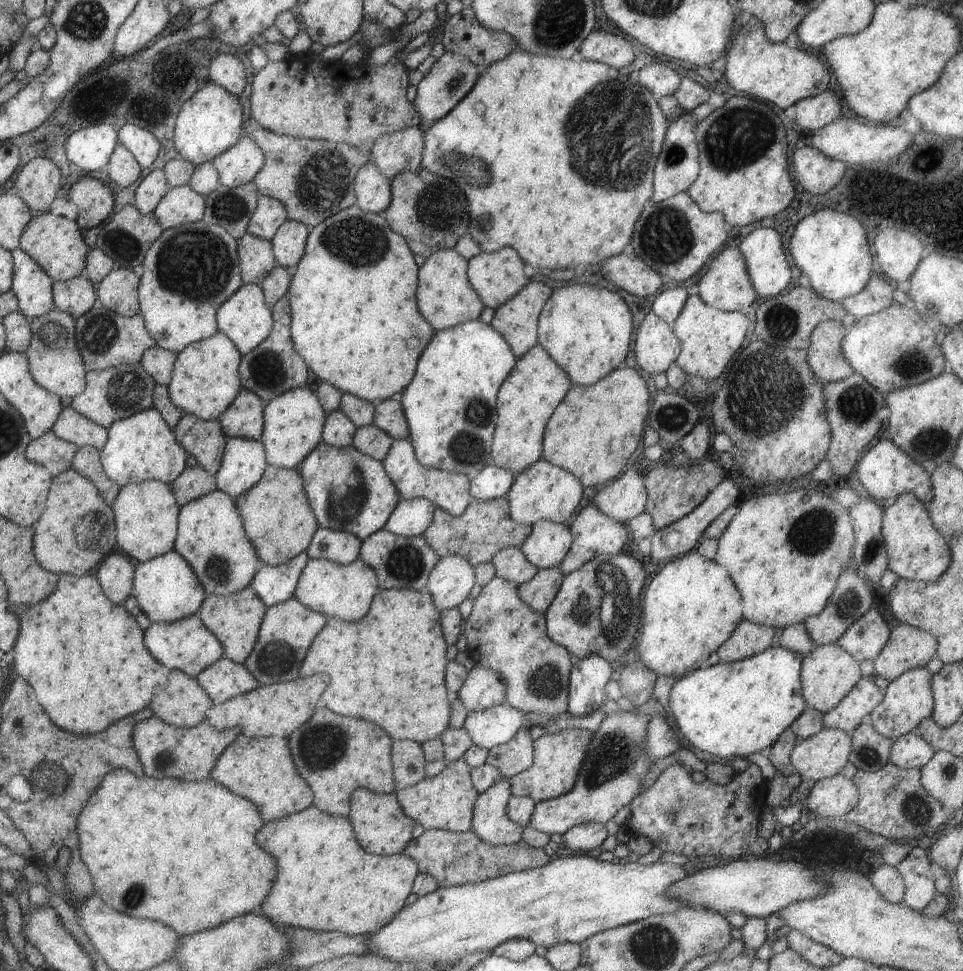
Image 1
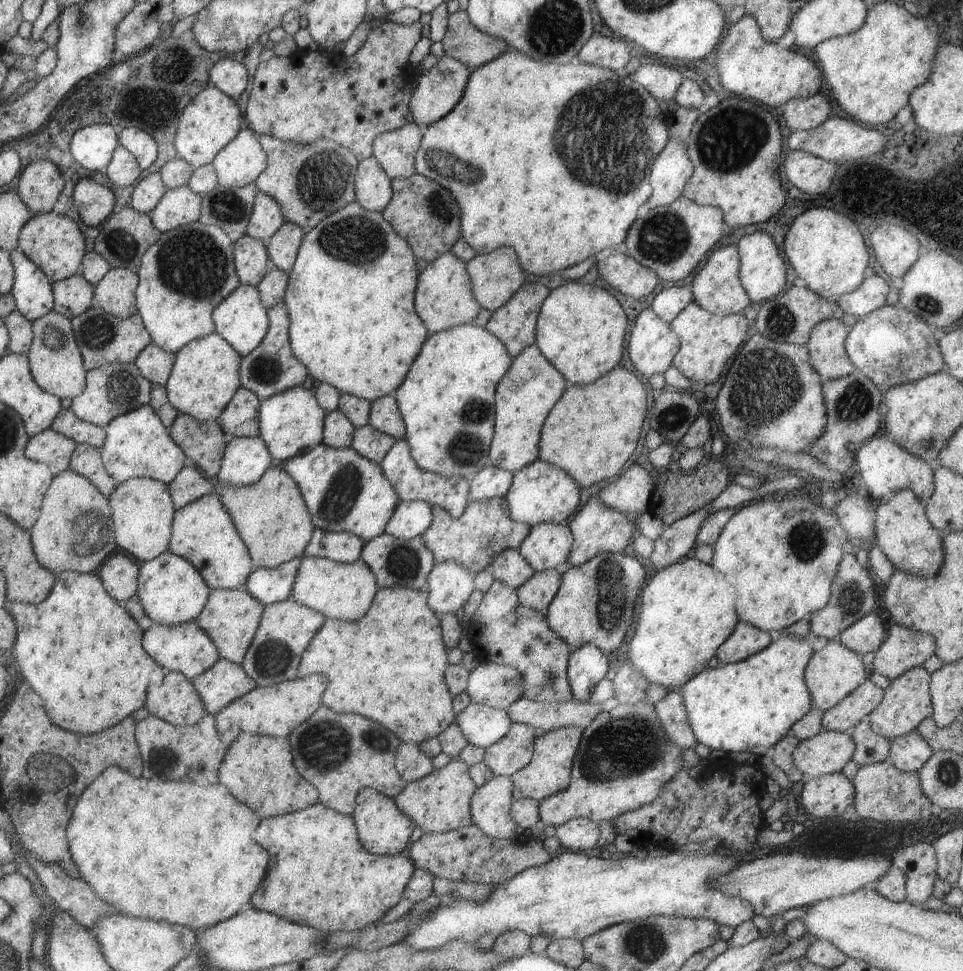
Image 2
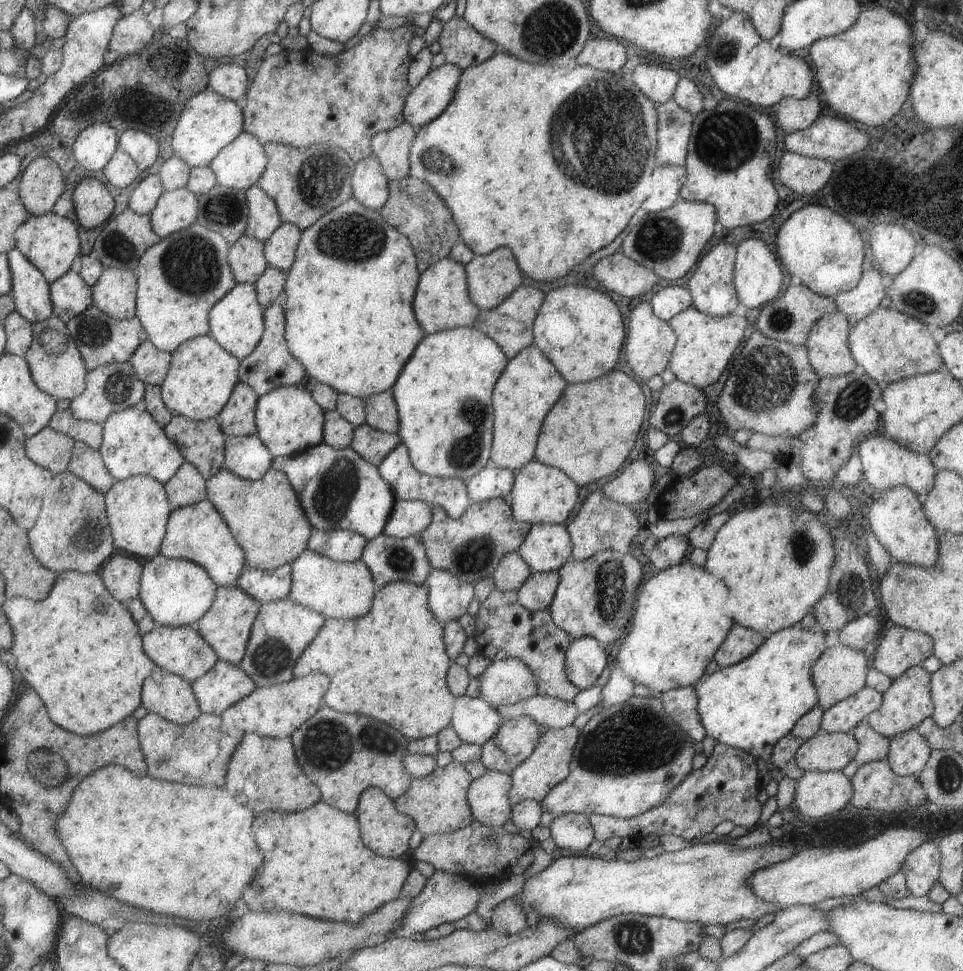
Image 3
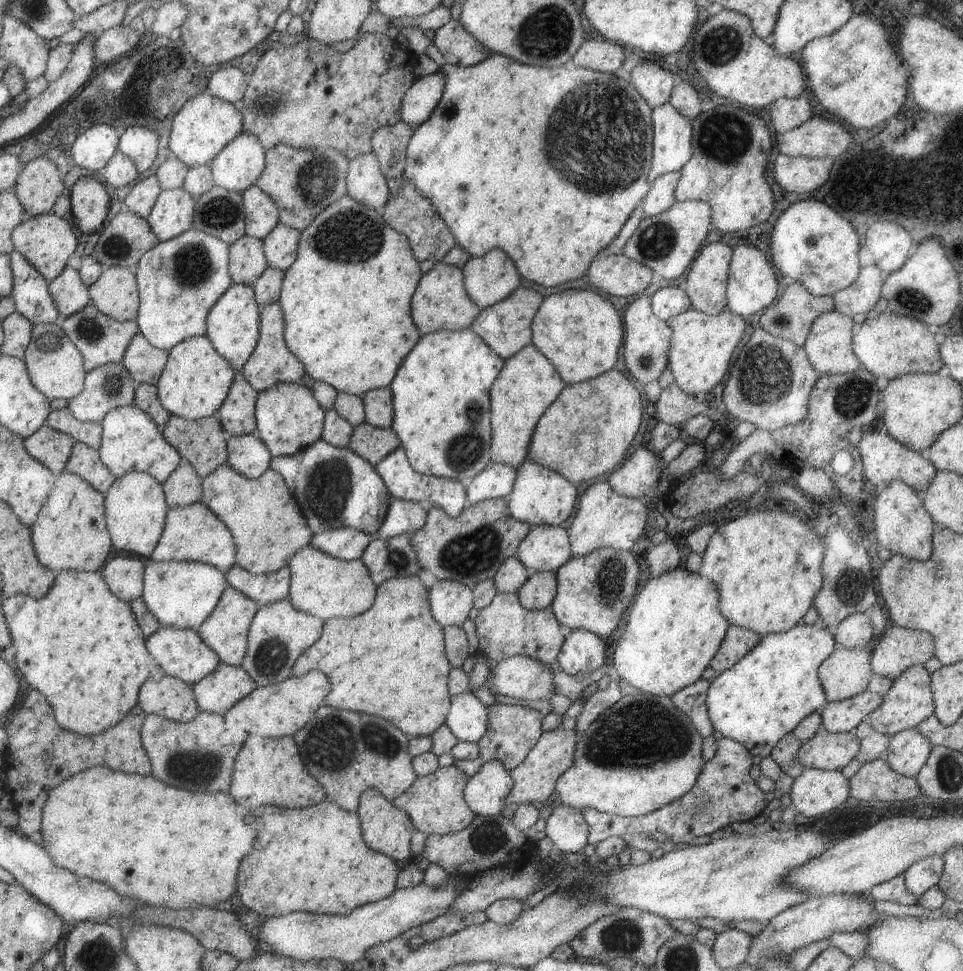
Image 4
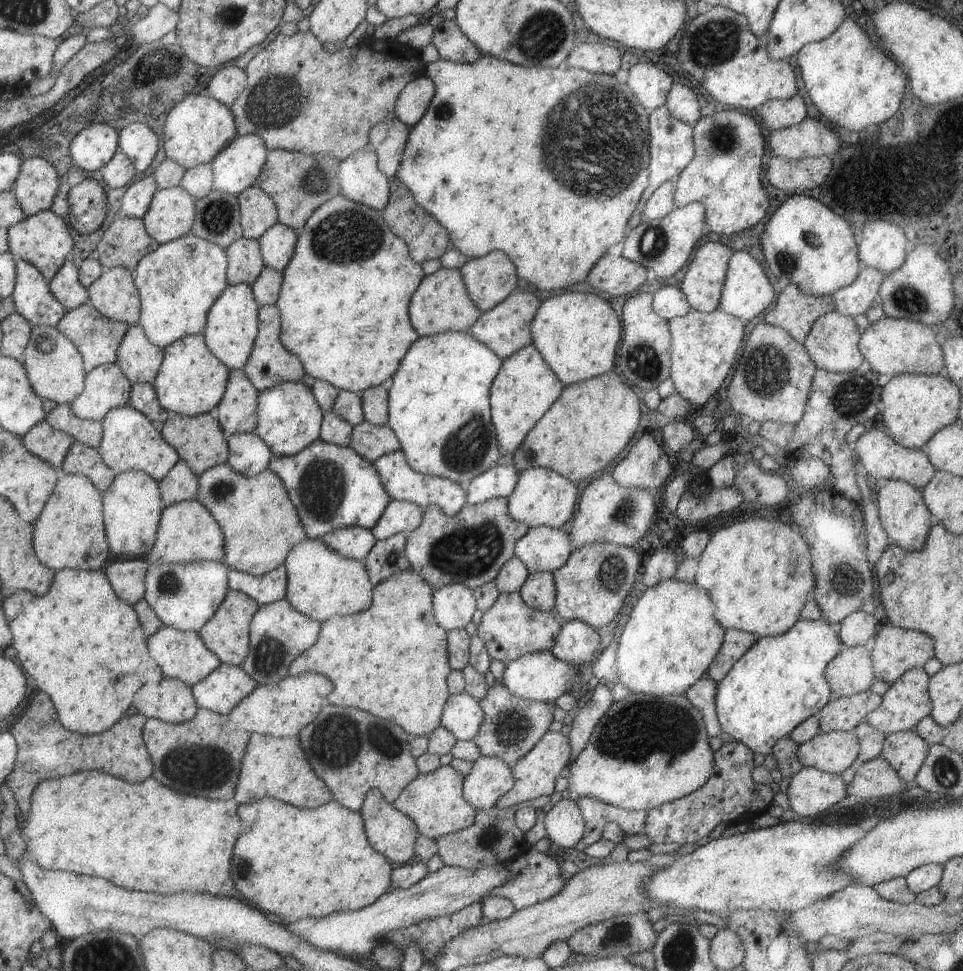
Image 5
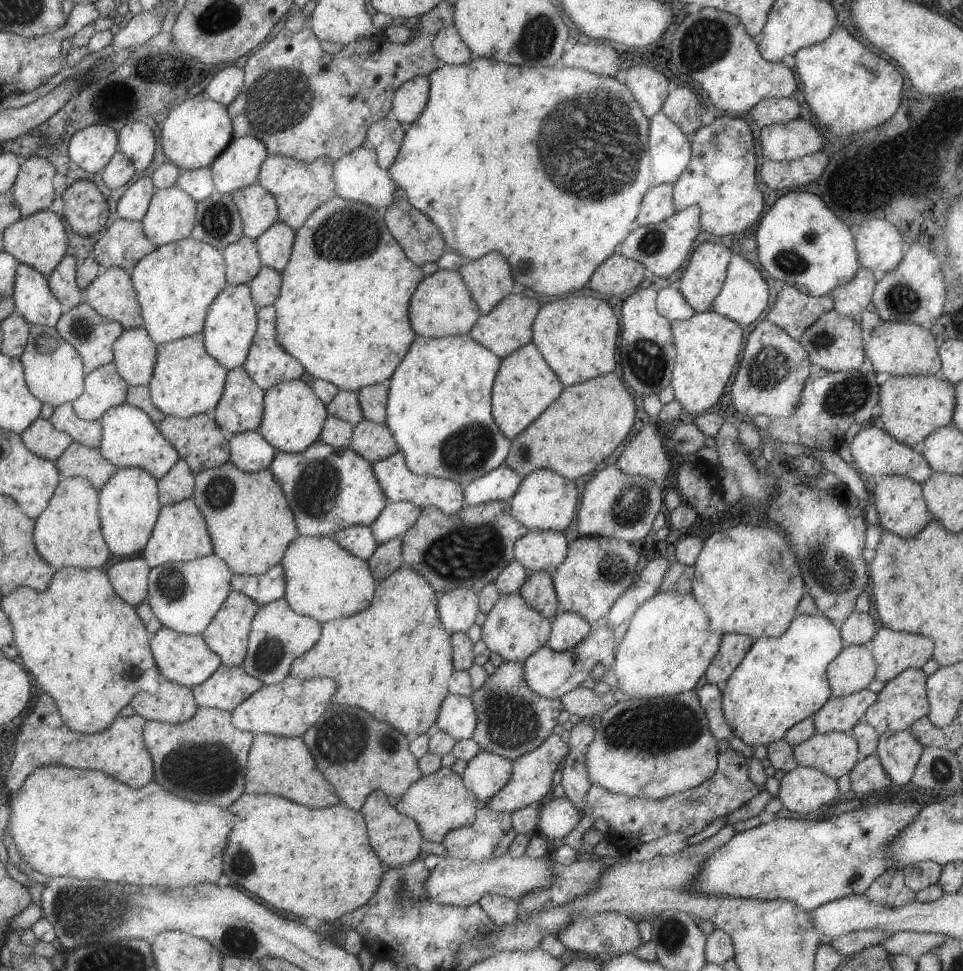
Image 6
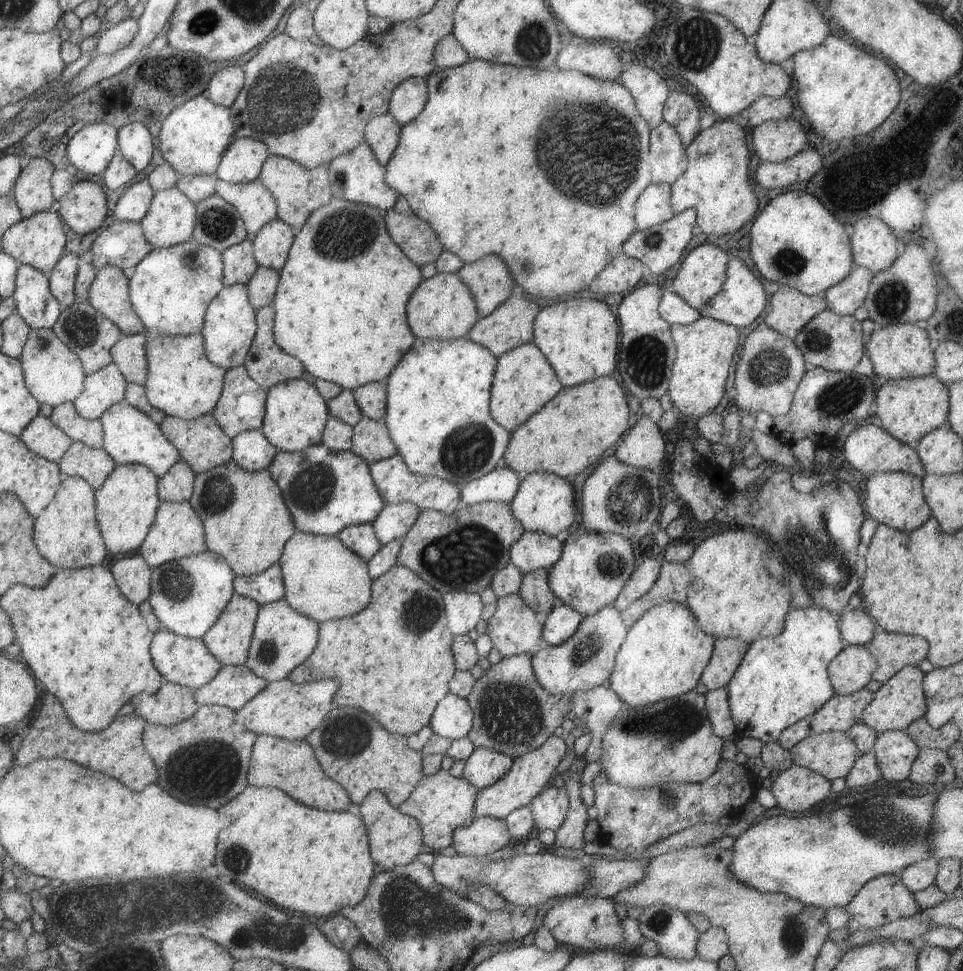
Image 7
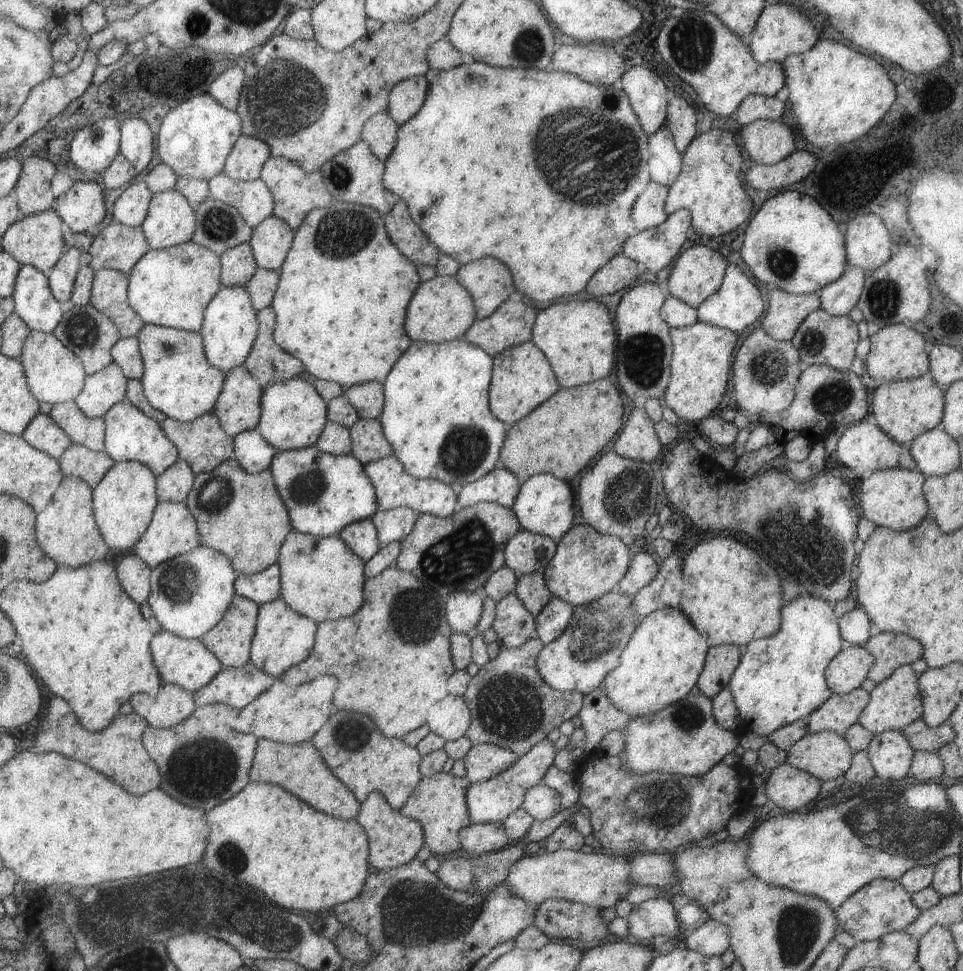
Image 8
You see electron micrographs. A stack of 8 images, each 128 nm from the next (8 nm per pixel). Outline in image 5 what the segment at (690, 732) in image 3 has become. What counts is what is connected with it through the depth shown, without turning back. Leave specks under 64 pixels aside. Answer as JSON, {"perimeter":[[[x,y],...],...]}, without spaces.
{"perimeter":[[[699,678],[683,694],[701,712],[709,737],[719,736],[722,732],[714,703],[716,688],[717,683],[714,680]]]}

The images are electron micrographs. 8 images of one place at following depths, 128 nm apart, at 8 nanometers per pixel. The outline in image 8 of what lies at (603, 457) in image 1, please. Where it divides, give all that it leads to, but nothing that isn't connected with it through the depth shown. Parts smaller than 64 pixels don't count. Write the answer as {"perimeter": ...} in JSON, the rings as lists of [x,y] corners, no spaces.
{"perimeter":[[[608,378],[573,388],[560,387],[545,402],[507,427],[498,459],[517,477],[520,485],[539,473],[549,473],[569,482],[616,436],[615,432],[621,428],[621,416],[621,398]]]}

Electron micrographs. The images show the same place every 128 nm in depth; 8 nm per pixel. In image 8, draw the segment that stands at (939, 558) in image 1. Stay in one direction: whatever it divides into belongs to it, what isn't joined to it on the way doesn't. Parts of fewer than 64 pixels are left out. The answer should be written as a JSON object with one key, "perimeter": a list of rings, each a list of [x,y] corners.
{"perimeter":[[[903,468],[883,469],[861,480],[859,486],[860,516],[876,526],[893,531],[907,531],[919,525],[928,515],[928,505],[922,494],[924,477],[921,472]]]}

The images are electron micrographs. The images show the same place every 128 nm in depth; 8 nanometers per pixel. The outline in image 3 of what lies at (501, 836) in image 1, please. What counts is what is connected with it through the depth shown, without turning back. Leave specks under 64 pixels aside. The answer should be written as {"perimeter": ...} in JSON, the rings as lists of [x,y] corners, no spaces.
{"perimeter":[[[486,770],[467,788],[467,803],[473,819],[489,828],[501,828],[510,817],[509,775]]]}

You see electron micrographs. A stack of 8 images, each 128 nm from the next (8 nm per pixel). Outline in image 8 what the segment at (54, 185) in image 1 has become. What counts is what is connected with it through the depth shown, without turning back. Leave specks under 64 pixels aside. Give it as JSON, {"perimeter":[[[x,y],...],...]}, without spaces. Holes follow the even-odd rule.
{"perimeter":[[[26,158],[12,190],[17,208],[24,216],[49,210],[54,194],[50,189],[51,177],[57,173],[55,165],[44,158]],[[75,181],[57,198],[55,212],[71,232],[82,233],[103,220],[105,206],[95,181]]]}

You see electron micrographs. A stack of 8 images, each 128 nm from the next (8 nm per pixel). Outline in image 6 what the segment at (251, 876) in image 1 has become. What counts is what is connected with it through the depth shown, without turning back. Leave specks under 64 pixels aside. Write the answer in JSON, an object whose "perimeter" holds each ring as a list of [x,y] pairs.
{"perimeter":[[[63,765],[34,768],[21,786],[8,796],[6,803],[9,808],[7,842],[16,845],[24,869],[37,878],[95,878],[103,882],[111,880],[165,888],[215,882],[221,874],[221,856],[227,832],[237,822],[237,816],[231,812],[171,796],[155,781],[133,790],[104,772]]]}

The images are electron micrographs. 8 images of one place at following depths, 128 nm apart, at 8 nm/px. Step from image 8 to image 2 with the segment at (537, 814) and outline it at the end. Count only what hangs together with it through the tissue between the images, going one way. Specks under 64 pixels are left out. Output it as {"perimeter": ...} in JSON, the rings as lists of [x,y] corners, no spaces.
{"perimeter":[[[573,818],[561,826],[555,827],[554,837],[559,845],[569,851],[589,850],[596,846],[599,840],[598,824],[587,818]]]}

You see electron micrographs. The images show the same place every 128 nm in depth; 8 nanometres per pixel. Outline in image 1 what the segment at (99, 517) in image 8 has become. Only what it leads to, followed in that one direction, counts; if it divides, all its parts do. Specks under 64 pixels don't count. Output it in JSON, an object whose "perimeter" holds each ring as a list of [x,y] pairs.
{"perimeter":[[[144,480],[120,487],[112,504],[117,548],[138,563],[174,550],[180,506],[168,484]]]}

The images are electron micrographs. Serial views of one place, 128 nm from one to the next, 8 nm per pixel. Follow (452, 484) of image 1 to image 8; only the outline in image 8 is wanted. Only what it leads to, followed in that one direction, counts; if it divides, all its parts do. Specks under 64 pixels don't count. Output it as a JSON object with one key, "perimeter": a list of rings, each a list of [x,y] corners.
{"perimeter":[[[395,455],[365,463],[363,472],[369,477],[376,496],[377,511],[386,511],[395,507],[407,507],[415,512],[431,513],[441,518],[447,518],[457,512],[459,506],[456,495],[448,484],[435,479],[416,479],[404,471]]]}

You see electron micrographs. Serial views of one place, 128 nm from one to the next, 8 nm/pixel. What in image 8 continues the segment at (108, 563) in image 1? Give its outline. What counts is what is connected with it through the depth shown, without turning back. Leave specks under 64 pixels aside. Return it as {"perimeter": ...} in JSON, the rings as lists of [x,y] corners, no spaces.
{"perimeter":[[[127,554],[114,566],[116,577],[133,602],[145,603],[150,593],[150,568],[137,555]]]}

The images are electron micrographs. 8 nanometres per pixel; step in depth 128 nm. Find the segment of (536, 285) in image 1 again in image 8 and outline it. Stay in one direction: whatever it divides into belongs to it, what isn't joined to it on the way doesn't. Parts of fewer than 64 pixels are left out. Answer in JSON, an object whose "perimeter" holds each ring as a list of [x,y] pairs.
{"perimeter":[[[503,301],[485,318],[475,319],[463,338],[489,356],[531,341],[535,310],[523,302]]]}

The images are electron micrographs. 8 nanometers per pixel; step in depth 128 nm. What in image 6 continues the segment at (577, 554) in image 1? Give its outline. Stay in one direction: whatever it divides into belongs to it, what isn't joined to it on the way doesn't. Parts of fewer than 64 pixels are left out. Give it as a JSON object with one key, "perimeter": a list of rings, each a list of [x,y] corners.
{"perimeter":[[[616,463],[601,465],[584,485],[575,536],[600,536],[632,543],[651,530],[651,522],[659,510],[664,511],[661,485],[644,476],[628,475],[620,471]]]}

